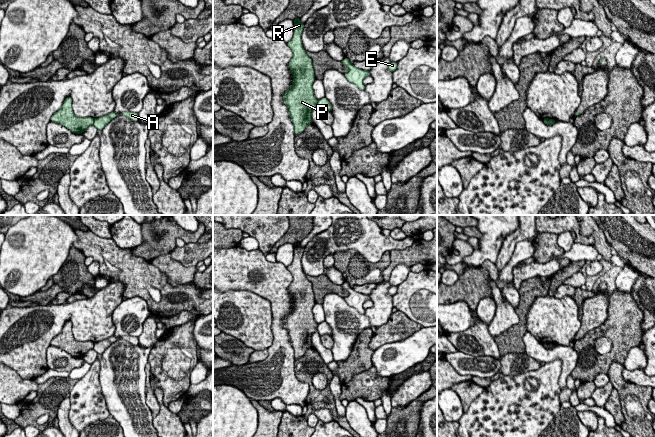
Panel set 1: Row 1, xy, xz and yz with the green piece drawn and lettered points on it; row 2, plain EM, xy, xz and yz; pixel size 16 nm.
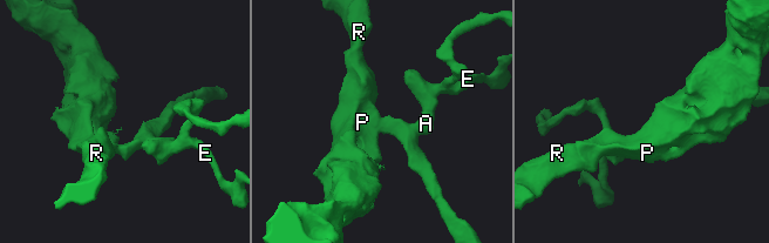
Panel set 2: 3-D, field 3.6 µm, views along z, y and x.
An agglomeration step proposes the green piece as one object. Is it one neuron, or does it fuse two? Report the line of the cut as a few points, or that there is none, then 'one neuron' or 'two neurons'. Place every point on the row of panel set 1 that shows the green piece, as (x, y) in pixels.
cut in xy along (94, 119), (92, 124); two neurons

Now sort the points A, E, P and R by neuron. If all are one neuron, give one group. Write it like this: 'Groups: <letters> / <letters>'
Groups: A E / P R

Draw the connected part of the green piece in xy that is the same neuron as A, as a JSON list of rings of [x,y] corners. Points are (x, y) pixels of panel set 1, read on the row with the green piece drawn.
[[[111,112],[108,115],[105,115],[105,116],[102,116],[102,117],[94,119],[93,125],[98,129],[99,132],[101,132],[102,129],[106,126],[106,124],[109,123],[112,119],[114,119],[118,115],[126,116],[129,119],[131,119],[132,121],[134,121],[134,122],[139,121],[139,115],[138,115],[138,113],[123,112],[121,114],[117,114],[115,112]]]

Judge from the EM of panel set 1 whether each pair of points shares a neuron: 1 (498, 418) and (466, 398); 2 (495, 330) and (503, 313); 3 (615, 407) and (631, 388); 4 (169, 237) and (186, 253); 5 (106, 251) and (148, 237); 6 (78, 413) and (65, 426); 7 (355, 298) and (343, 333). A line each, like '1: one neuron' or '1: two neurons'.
1: two neurons
2: one neuron
3: two neurons
4: two neurons
5: two neurons
6: two neurons
7: one neuron

